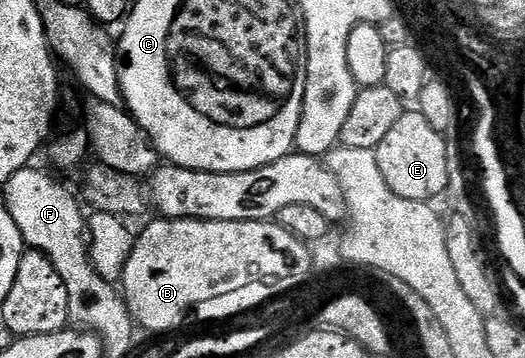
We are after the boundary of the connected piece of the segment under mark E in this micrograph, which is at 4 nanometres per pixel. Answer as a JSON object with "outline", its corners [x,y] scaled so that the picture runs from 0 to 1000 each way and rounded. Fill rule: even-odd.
{"outline":[[[770,313],[762,324],[754,358],[747,358],[747,369],[739,369],[739,380],[731,380],[731,391],[724,391],[716,427],[724,458],[724,480],[731,480],[731,503],[739,503],[739,525],[747,525],[747,536],[754,536],[754,547],[770,547],[770,559],[819,564],[829,559],[827,553],[838,550],[842,539],[848,545],[853,531],[851,388],[838,369],[830,369],[830,358],[823,358],[823,346],[815,346],[815,335],[808,335],[808,324],[800,313],[787,316]]]}

